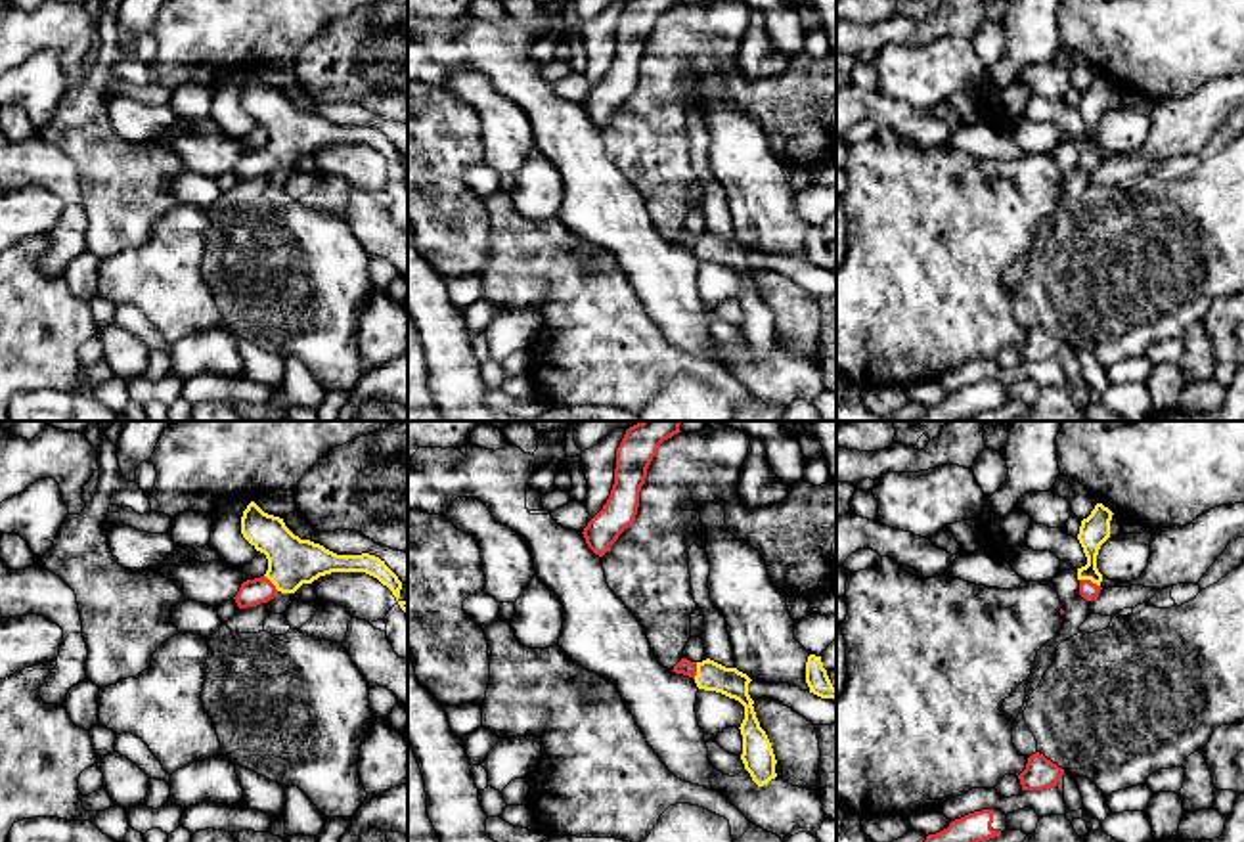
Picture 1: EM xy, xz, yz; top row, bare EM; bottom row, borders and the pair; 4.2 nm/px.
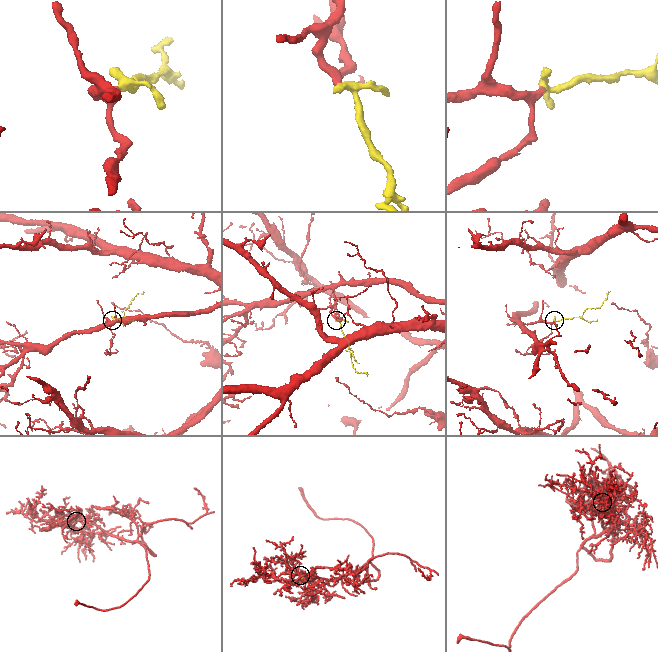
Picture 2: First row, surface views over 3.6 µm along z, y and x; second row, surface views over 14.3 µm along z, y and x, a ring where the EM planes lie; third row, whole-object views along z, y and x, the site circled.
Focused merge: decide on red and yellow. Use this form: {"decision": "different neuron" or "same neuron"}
{"decision": "same neuron"}

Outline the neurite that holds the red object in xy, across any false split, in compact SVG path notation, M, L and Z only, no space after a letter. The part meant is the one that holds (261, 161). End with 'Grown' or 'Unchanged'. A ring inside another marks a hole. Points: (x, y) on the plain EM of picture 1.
M255 73L241 88L243 109L268 130L264 147L241 155L233 168L239 180L256 178L274 170L278 163L295 165L302 155L312 155L331 144L366 144L400 168L402 153L375 126L337 126L320 115L300 111L283 90L264 84Z. Grown

